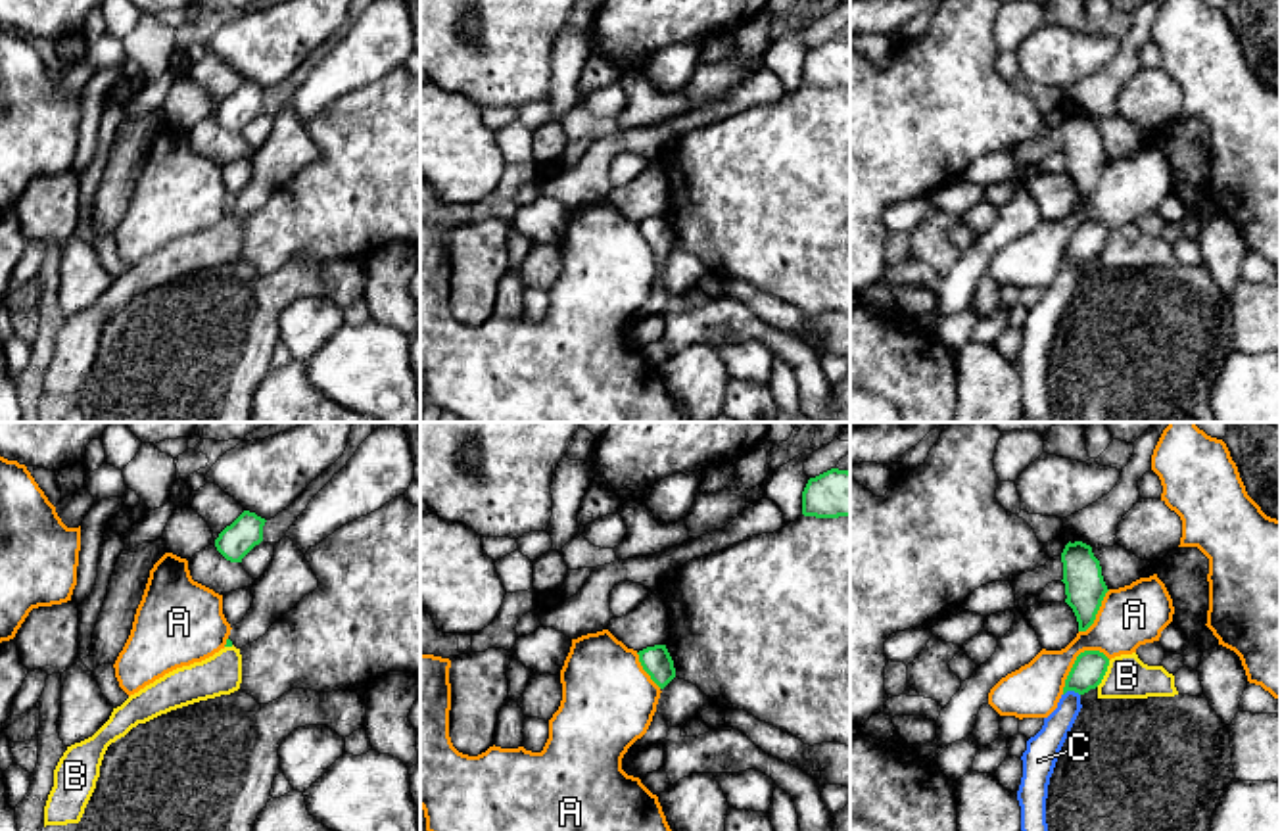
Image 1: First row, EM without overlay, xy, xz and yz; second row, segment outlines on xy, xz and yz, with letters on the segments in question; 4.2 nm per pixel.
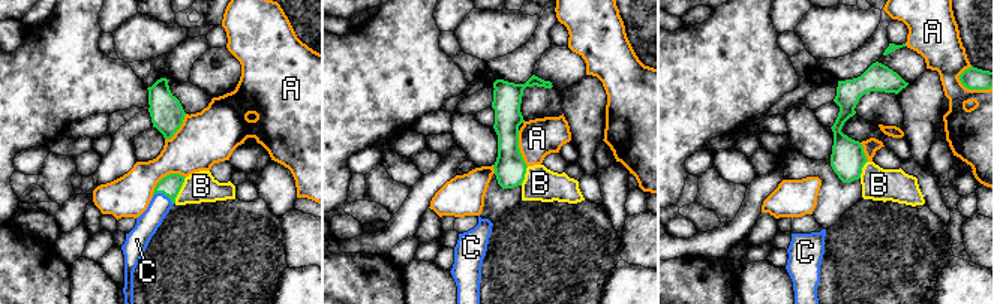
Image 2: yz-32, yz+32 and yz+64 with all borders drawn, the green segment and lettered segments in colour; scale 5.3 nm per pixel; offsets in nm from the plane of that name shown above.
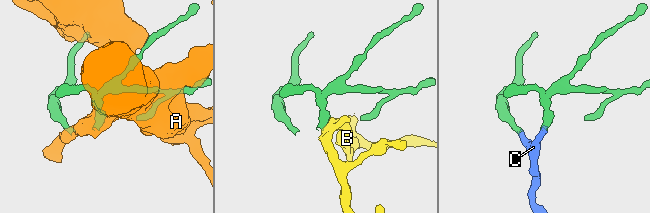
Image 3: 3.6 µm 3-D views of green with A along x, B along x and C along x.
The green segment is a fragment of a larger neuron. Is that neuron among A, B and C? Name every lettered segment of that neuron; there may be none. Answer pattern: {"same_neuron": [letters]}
{"same_neuron": ["A"]}

